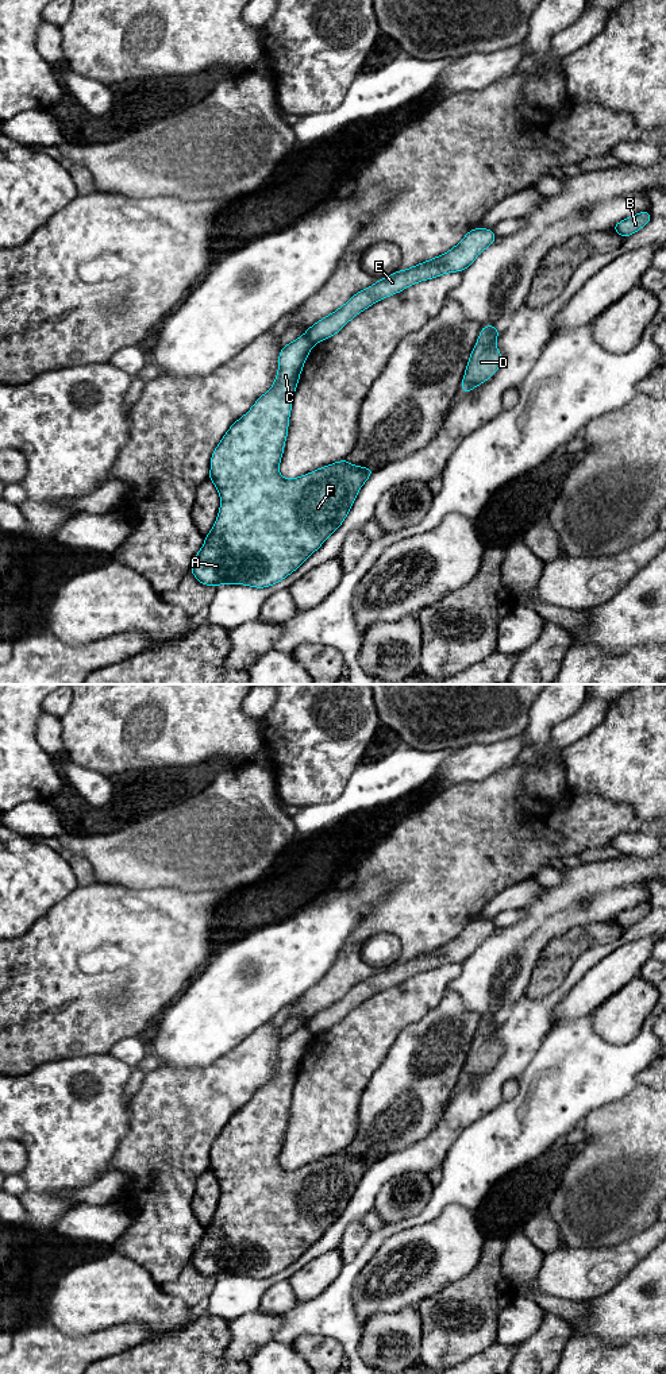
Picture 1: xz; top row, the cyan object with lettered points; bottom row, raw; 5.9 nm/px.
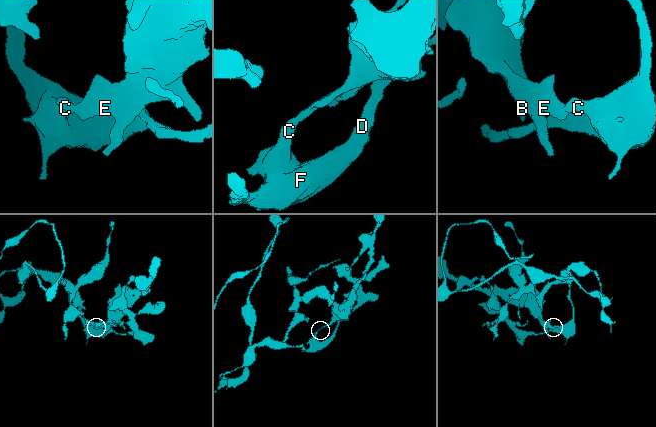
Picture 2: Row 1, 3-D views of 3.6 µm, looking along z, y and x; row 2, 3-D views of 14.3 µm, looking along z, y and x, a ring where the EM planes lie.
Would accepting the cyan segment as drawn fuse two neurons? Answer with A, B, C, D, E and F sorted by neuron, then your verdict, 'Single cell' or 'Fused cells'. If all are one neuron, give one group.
Groups: A C D F / B E. Fused cells

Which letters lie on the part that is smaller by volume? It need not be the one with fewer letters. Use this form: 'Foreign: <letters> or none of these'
Foreign: B, E

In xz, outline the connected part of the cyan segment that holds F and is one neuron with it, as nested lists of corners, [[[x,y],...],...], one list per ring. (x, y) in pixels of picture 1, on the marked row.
[[[305,335],[282,347],[273,386],[255,401],[243,417],[230,427],[211,456],[209,480],[217,487],[222,503],[216,522],[205,536],[204,545],[195,556],[190,568],[190,574],[201,584],[246,584],[265,588],[281,582],[342,525],[359,489],[376,471],[350,464],[343,459],[294,479],[285,479],[278,472],[288,436],[292,398],[312,347],[313,343]]]

